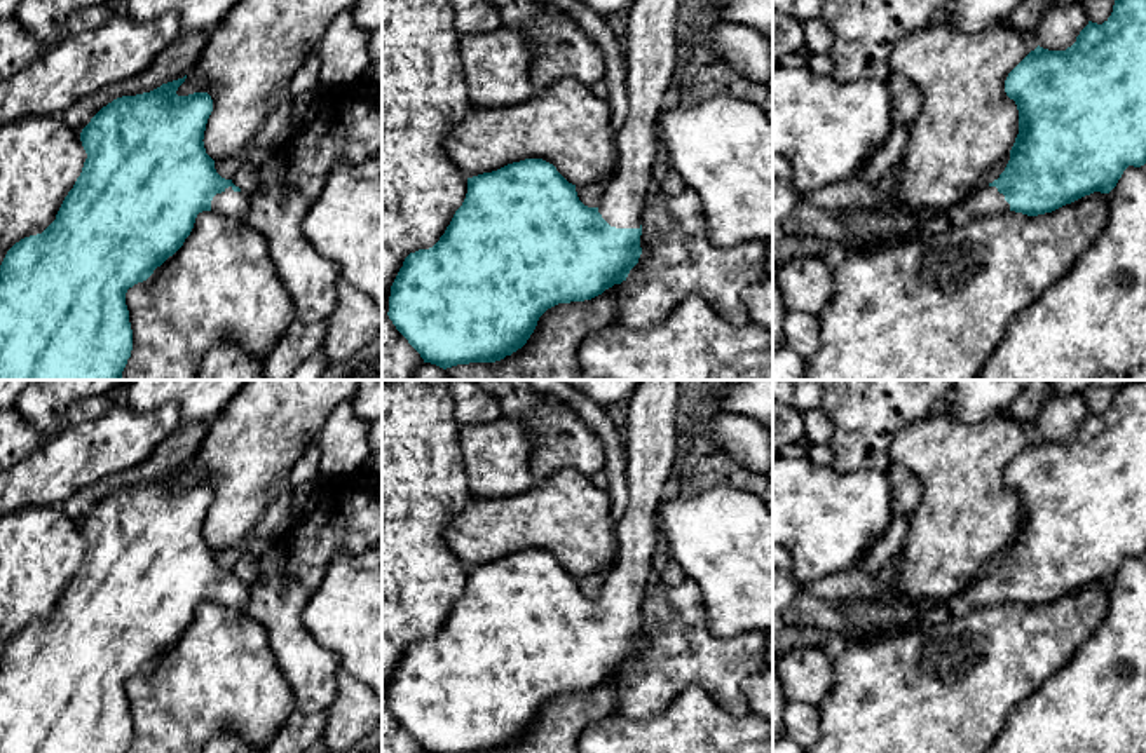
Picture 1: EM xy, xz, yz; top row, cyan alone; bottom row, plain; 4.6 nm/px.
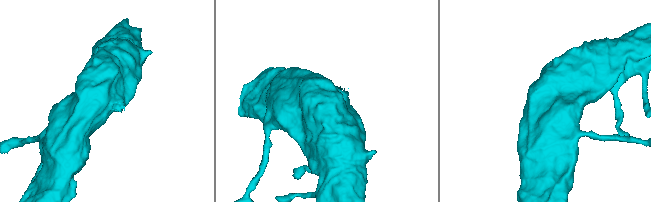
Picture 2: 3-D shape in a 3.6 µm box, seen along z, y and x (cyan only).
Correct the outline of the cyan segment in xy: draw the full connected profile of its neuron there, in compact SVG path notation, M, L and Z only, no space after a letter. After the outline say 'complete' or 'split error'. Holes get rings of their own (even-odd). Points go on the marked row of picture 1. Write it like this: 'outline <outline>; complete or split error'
outline M187 75L162 84L150 92L122 96L103 106L80 132L87 159L73 188L65 197L56 220L42 234L24 237L7 251L0 265L0 380L122 380L122 371L133 350L133 329L126 305L127 289L147 281L157 267L183 246L199 213L215 211L246 220L251 209L251 197L235 187L232 180L225 180L216 173L215 160L204 148L202 139L213 112L213 99L208 92L178 96L176 91L185 78Z; split error

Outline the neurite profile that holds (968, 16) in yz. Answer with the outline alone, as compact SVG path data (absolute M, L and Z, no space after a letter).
M949 0L938 17L963 33L975 33L1006 23L1022 0Z

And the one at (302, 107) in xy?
M304 94L298 98L288 98L291 105L291 129L293 132L302 129L314 112L314 94Z

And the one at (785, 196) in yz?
M773 153L773 225L783 225L801 193L792 181L792 166L787 159Z

